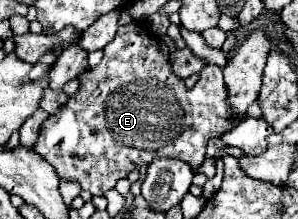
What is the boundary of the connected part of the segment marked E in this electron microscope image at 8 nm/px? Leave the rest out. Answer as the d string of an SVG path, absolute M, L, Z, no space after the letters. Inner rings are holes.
M137 21L119 27L115 39L103 49L103 61L81 75L79 93L73 95L73 99L69 99L69 103L63 105L57 115L51 115L41 125L39 139L33 145L33 151L55 167L59 179L75 181L91 195L103 195L107 189L113 189L119 179L127 177L133 169L149 165L157 155L183 159L197 169L205 161L207 141L219 137L235 123L231 115L233 109L229 109L227 103L223 67L203 67L199 81L187 89L183 79L171 73L171 65L165 65L169 57L159 51L157 37L147 33L149 31L145 31Z

